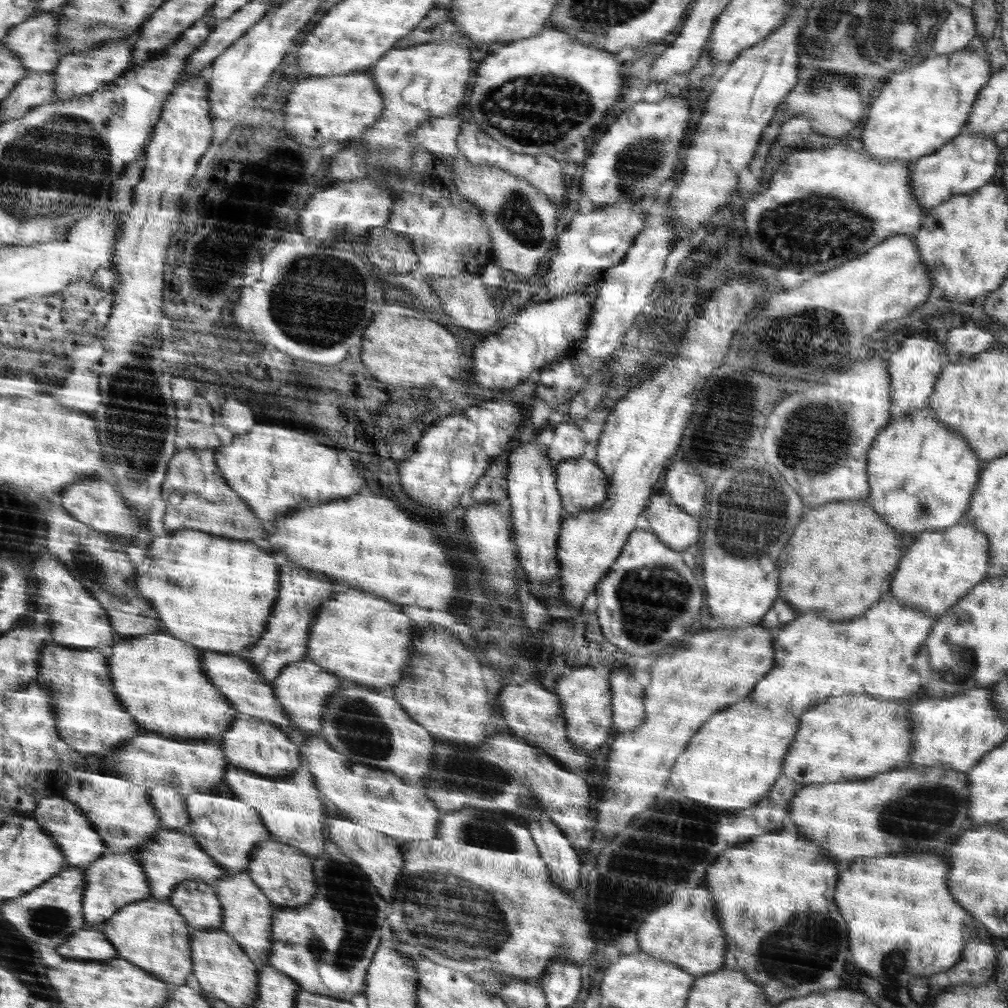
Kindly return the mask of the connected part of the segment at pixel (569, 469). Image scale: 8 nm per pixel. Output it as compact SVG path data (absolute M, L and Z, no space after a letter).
M584 458L563 460L555 466L555 477L564 512L568 514L592 511L608 498L608 475L595 461Z

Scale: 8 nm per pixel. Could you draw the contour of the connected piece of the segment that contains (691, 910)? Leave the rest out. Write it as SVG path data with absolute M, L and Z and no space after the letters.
M704 882L694 889L676 891L672 898L653 910L638 930L640 950L656 959L684 968L696 977L722 969L726 959L726 932L716 911L716 899Z

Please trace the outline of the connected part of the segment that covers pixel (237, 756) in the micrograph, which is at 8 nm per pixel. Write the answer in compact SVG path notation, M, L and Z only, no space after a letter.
M241 713L233 726L225 732L222 745L232 766L244 768L265 777L288 777L302 766L301 748L292 743L287 733L269 720Z

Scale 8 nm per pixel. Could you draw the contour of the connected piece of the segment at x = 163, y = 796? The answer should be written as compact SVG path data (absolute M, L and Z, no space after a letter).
M154 786L152 803L160 815L164 829L187 829L192 817L188 813L188 798L176 791L174 786Z

